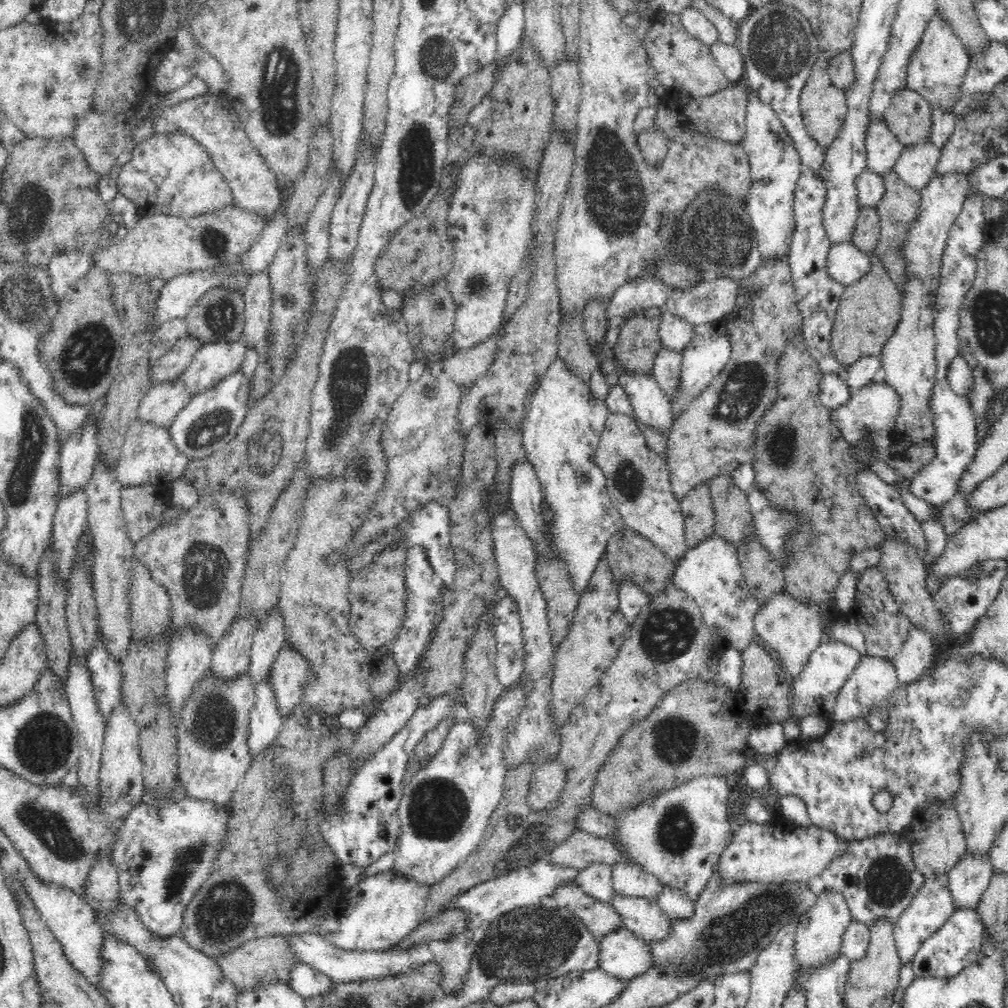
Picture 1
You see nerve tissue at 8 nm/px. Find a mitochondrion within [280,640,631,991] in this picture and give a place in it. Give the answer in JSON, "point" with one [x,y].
{"point":[525,945]}

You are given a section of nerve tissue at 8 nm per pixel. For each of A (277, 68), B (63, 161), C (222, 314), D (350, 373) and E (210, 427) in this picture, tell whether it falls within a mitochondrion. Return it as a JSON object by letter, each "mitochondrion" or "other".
{"A":"mitochondrion","B":"mitochondrion","C":"mitochondrion","D":"mitochondrion","E":"mitochondrion"}

